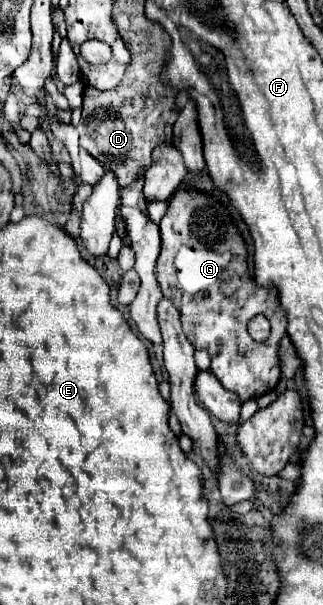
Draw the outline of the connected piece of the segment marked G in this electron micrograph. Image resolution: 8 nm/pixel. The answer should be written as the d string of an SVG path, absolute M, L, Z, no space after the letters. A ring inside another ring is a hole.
M177 190L171 200L167 214L163 216L161 224L161 254L157 258L157 282L165 298L169 298L181 312L181 324L185 336L191 340L195 350L207 350L211 356L211 372L217 380L229 390L239 396L241 402L251 398L259 398L271 392L281 376L279 370L279 340L285 336L287 318L283 318L283 310L275 302L275 290L267 290L255 286L247 270L247 250L239 230L231 224L227 210L217 204L217 200L195 192L195 190ZM257 314L263 314L271 322L271 336L265 342L255 342L249 332L247 324Z

